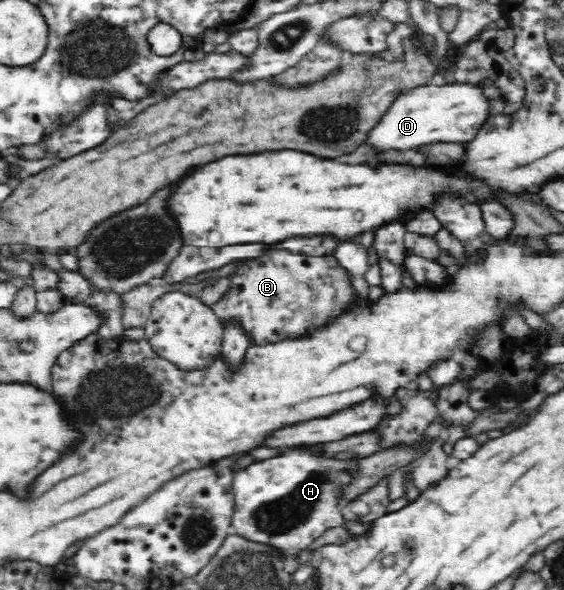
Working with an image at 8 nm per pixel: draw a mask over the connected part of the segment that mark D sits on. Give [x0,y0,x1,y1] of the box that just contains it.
[360,84,488,155]

